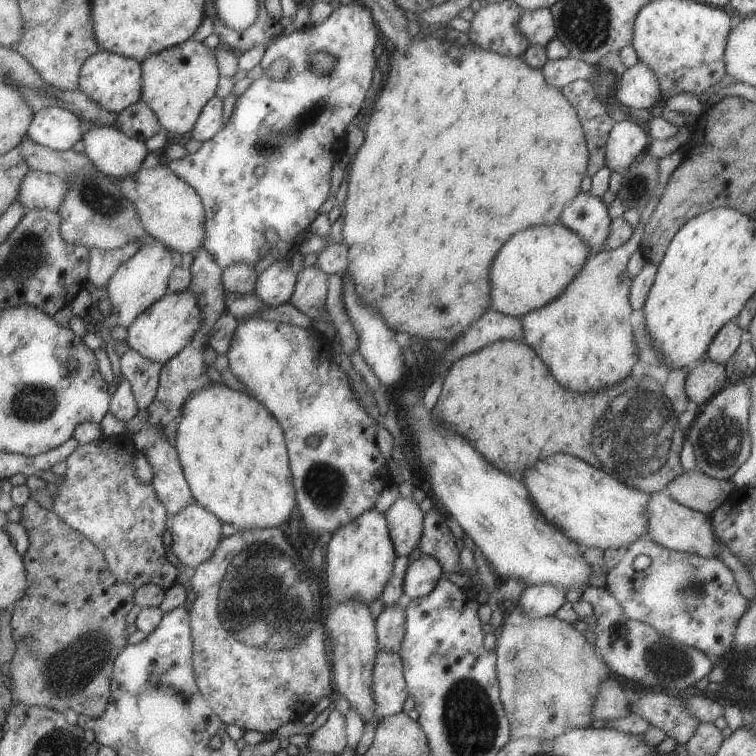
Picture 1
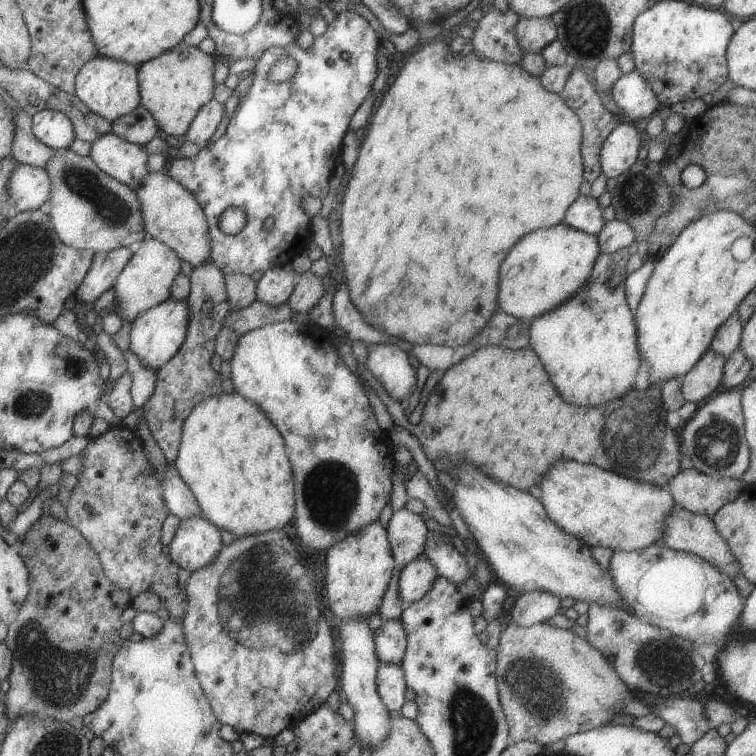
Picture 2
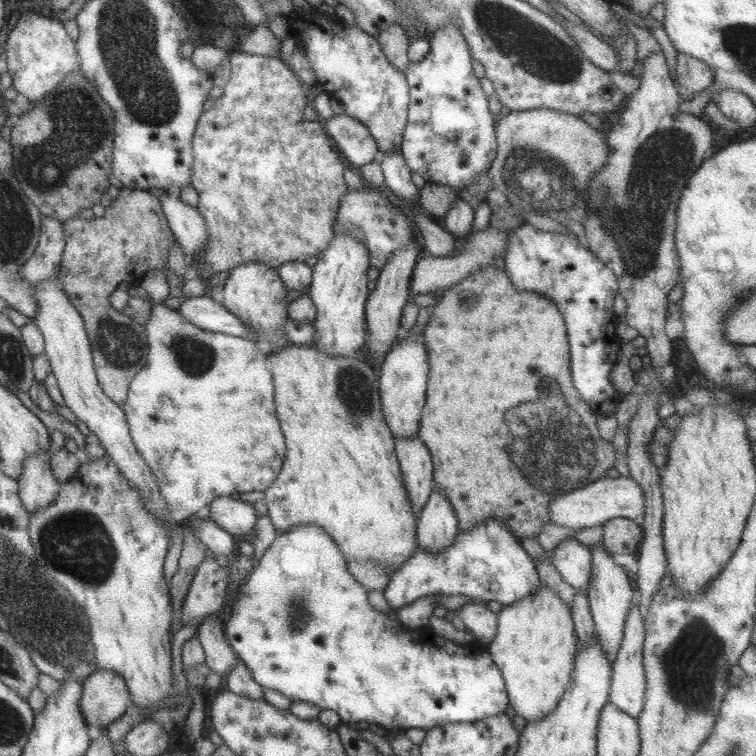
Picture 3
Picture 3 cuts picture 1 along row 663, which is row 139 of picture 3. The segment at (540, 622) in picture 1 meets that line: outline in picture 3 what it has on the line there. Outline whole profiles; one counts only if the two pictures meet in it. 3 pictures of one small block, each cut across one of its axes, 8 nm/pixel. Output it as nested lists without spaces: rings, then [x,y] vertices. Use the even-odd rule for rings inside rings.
[[[536,108],[531,110],[509,111],[505,116],[499,115],[495,124],[495,136],[496,136],[496,155],[492,160],[490,167],[488,168],[488,174],[491,177],[492,188],[498,190],[505,195],[506,199],[511,204],[510,209],[519,217],[521,216],[522,222],[529,223],[529,226],[536,227],[539,231],[557,231],[562,232],[563,223],[573,220],[573,222],[579,222],[583,224],[585,221],[585,215],[587,215],[587,202],[583,200],[587,196],[587,181],[591,179],[591,175],[595,171],[601,169],[609,158],[609,146],[605,144],[604,136],[597,132],[597,130],[591,128],[580,116],[567,114],[563,112],[557,112],[556,110],[546,108]]]

